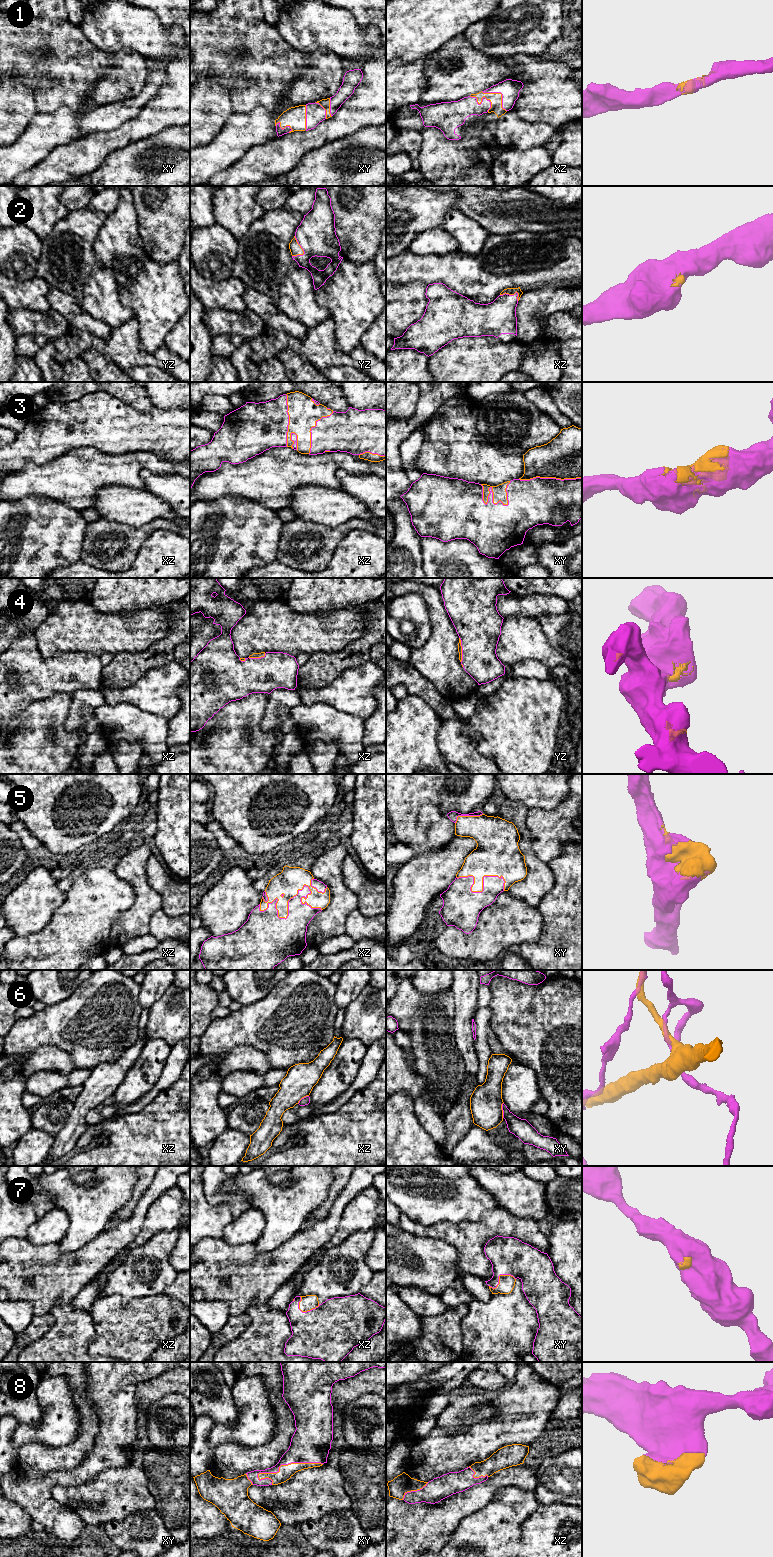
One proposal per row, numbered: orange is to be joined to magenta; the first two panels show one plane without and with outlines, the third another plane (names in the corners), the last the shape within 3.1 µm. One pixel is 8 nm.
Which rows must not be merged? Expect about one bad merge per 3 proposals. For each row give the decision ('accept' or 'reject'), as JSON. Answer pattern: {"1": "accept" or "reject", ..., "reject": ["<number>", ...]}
{"1": "accept", "2": "accept", "3": "accept", "4": "accept", "5": "accept", "6": "reject", "7": "accept", "8": "accept", "reject": ["6"]}

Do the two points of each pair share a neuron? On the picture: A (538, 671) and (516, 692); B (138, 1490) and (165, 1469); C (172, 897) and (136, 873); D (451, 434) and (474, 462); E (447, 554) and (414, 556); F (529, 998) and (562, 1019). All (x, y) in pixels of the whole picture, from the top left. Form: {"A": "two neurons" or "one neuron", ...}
{"A": "two neurons", "B": "two neurons", "C": "two neurons", "D": "one neuron", "E": "two neurons", "F": "one neuron"}

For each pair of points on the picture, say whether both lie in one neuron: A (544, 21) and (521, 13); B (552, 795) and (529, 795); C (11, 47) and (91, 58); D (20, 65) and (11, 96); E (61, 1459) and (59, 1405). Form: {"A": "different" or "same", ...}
{"A": "same", "B": "same", "C": "same", "D": "different", "E": "different"}

